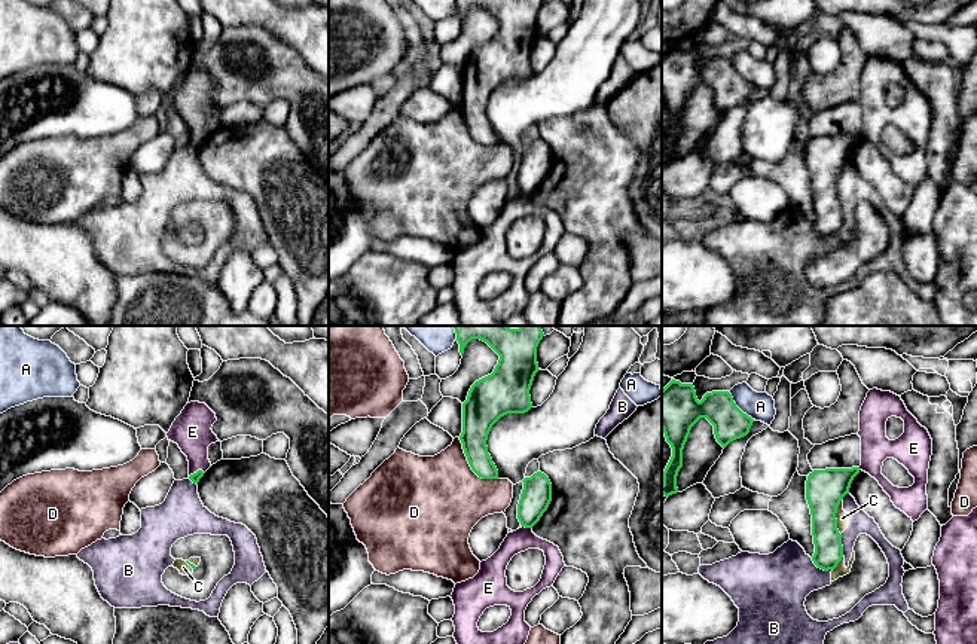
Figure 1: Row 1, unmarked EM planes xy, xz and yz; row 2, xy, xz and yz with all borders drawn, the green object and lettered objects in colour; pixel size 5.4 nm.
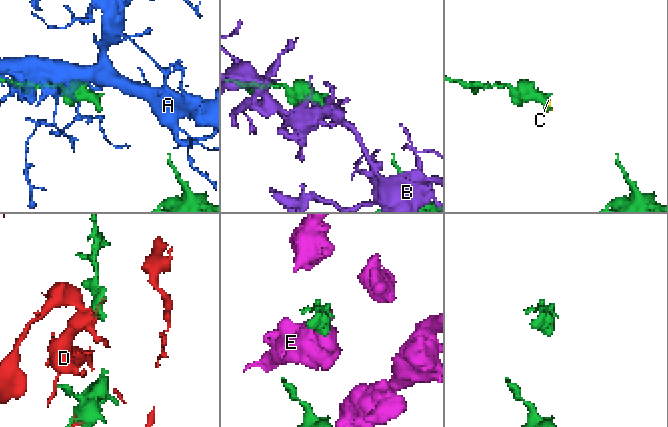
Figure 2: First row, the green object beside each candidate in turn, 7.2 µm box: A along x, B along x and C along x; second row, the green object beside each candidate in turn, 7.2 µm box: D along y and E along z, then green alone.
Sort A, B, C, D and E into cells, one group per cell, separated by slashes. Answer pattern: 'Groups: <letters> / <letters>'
Groups: A / B C / D / E

